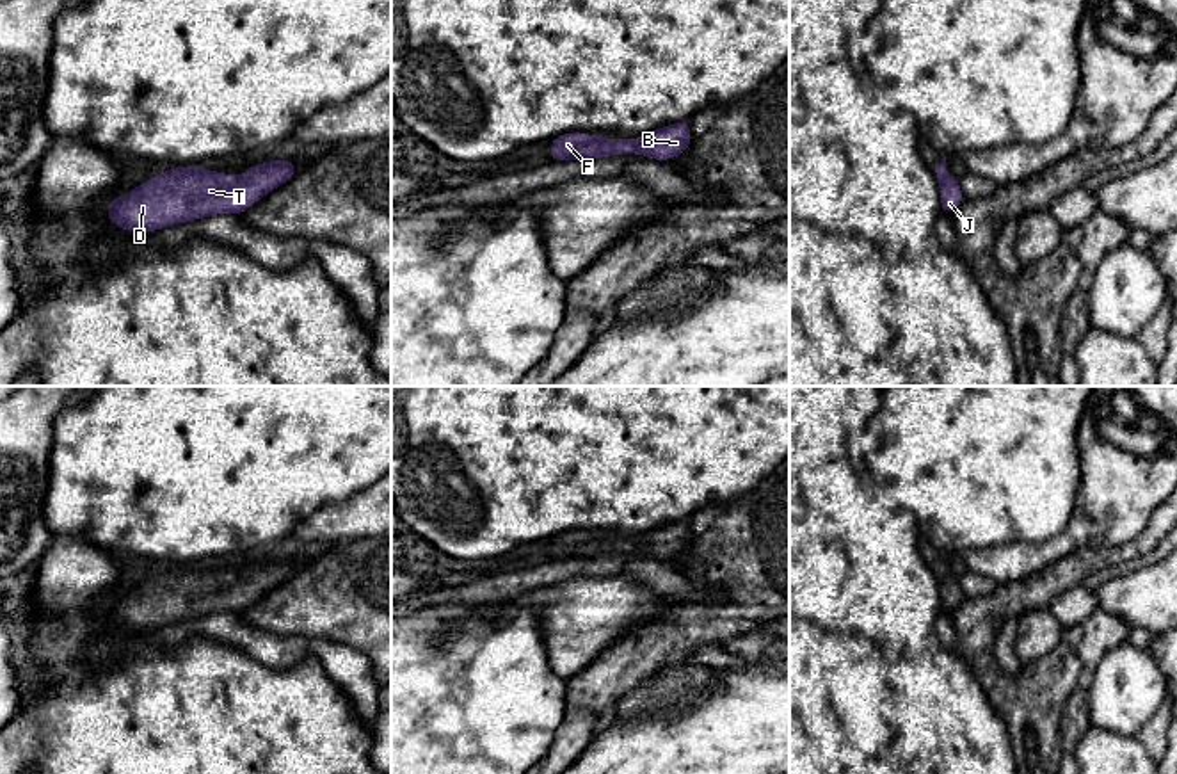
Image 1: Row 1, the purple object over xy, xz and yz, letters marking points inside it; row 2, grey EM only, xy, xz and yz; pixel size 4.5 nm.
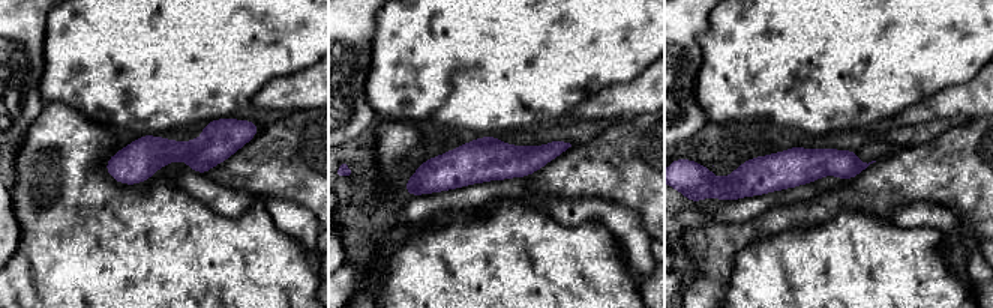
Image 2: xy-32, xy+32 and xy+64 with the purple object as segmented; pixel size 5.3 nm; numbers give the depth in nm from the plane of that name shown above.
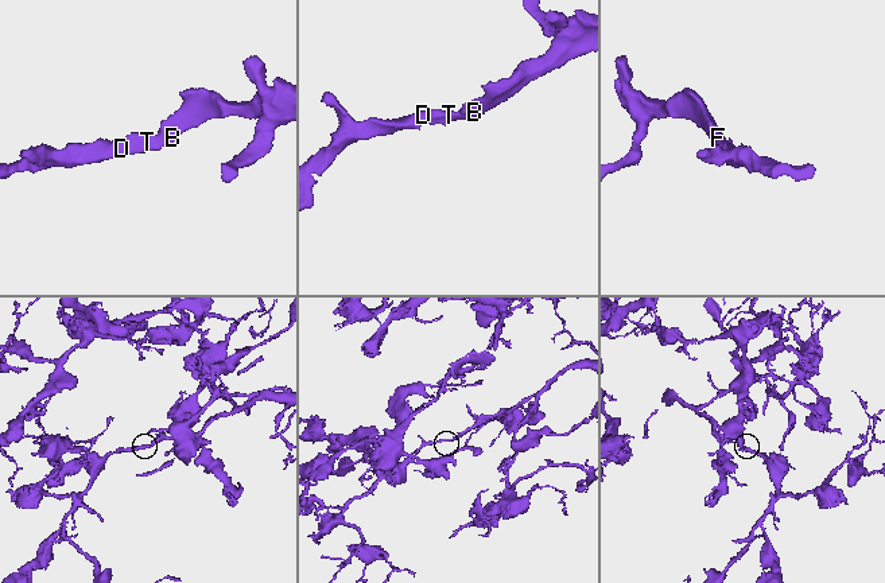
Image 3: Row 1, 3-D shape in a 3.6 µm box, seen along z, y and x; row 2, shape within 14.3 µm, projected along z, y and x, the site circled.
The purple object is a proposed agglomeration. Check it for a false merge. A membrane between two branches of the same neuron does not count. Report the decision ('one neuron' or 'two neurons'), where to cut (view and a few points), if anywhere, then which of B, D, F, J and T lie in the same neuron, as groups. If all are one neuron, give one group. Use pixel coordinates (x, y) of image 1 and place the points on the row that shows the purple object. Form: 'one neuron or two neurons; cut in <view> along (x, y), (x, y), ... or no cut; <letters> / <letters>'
one neuron; no cut; B D F J T

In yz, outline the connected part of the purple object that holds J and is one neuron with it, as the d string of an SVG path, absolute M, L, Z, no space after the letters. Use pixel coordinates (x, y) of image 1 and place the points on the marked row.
M946 157L942 158L942 164L935 169L935 173L941 189L941 212L951 214L965 199L964 192L958 180L946 171Z

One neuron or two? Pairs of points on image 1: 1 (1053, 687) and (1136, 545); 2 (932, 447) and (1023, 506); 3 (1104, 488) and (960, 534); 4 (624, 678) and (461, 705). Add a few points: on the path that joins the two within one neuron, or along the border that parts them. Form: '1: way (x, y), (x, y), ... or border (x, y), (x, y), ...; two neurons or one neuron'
1: way (985, 675), (975, 632), (1007, 600), (1069, 572); one neuron
2: way (955, 447), (1000, 490); one neuron
3: border (1080, 456), (1076, 507), (1069, 524), (1056, 534); two neurons
4: border (566, 680), (568, 703); two neurons

